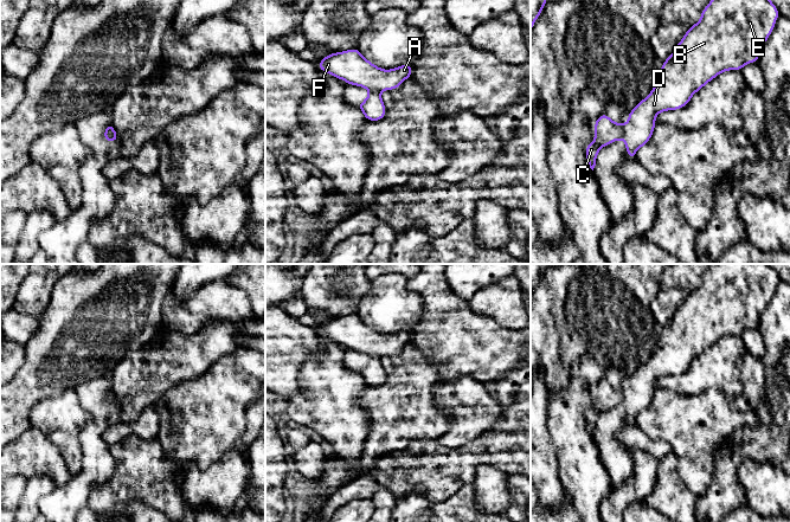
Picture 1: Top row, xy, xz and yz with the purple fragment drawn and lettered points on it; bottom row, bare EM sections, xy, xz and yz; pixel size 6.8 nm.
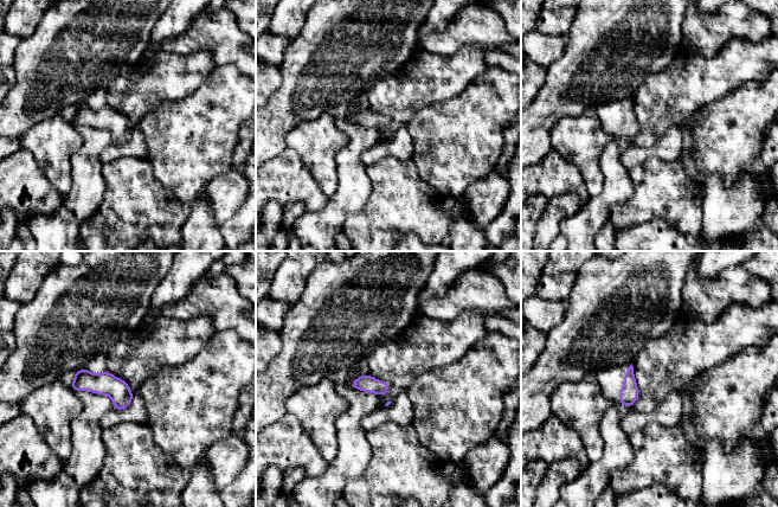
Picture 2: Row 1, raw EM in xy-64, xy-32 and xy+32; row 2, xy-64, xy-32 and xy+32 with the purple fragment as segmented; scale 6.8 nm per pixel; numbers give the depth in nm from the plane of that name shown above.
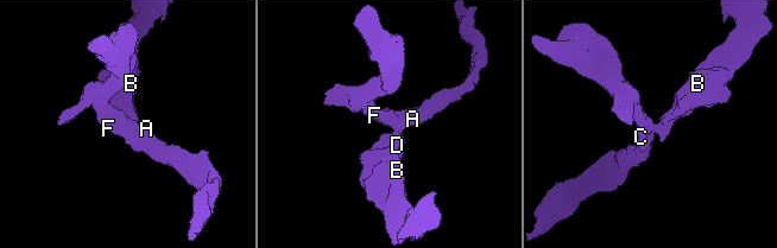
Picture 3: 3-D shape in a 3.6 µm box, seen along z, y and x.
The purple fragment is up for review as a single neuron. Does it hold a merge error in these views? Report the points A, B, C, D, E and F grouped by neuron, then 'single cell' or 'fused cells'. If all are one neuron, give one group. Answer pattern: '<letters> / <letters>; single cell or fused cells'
A C F / B D E; fused cells

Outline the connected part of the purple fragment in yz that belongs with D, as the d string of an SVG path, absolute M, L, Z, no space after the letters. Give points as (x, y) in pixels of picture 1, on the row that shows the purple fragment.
M712 0L702 9L700 20L691 26L673 53L663 60L650 94L629 112L628 122L623 124L622 138L630 160L636 152L648 143L655 129L656 115L662 111L677 110L686 107L692 96L709 83L719 73L728 70L740 71L746 64L758 62L760 49L775 28L779 12L770 0Z

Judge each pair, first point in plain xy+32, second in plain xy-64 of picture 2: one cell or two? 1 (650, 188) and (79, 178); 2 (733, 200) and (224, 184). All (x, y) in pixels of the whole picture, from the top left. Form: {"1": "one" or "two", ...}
{"1": "two", "2": "one"}

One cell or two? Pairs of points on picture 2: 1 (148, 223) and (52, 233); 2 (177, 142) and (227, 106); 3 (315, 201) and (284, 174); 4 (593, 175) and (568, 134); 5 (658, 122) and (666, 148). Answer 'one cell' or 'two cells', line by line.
1: two cells
2: one cell
3: one cell
4: one cell
5: two cells

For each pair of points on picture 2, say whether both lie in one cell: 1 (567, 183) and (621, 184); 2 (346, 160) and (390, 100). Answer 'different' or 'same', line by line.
1: different
2: different

